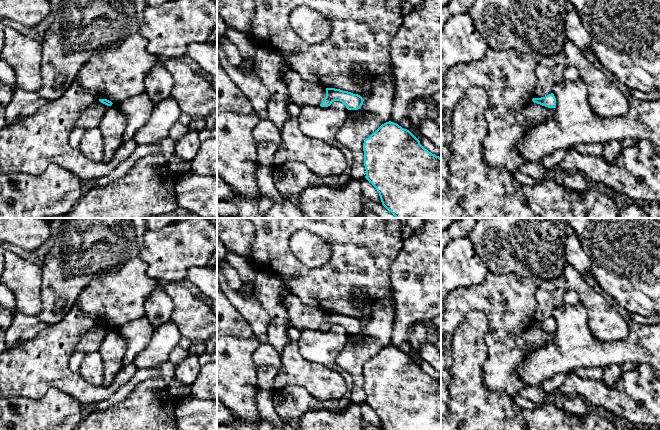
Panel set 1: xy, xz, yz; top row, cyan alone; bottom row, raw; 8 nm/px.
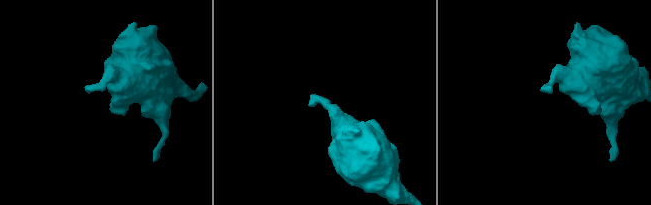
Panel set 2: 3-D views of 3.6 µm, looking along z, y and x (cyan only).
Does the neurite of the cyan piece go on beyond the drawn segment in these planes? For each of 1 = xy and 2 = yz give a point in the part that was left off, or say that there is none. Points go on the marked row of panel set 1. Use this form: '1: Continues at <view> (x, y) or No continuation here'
1: No continuation here
2: No continuation here

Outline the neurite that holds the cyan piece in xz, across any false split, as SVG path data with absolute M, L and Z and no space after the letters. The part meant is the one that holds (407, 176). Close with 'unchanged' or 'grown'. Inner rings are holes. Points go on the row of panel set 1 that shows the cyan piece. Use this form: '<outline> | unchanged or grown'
M386 122L364 140L363 151L365 178L376 188L389 212L396 218L441 218L441 158L425 149L409 130Z | unchanged

